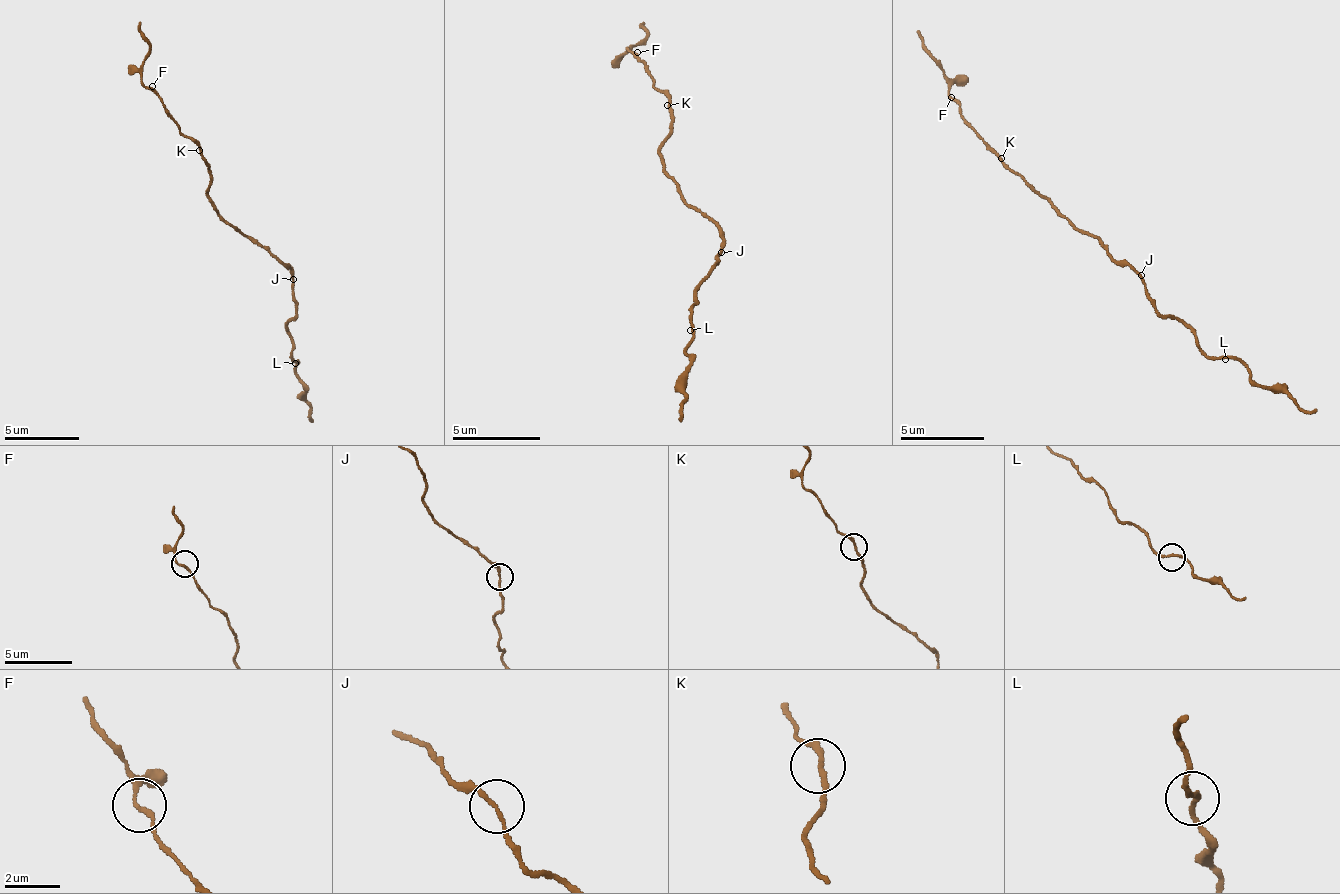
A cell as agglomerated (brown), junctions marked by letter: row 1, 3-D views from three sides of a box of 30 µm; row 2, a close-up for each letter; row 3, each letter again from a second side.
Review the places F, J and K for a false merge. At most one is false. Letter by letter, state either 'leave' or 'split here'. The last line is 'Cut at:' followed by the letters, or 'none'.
F: leave
J: leave
K: leave
Cut at: none

